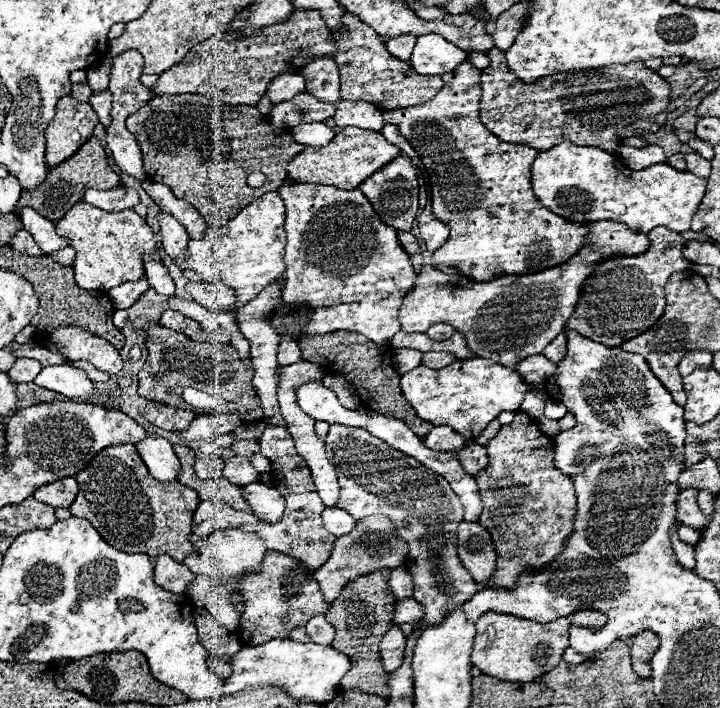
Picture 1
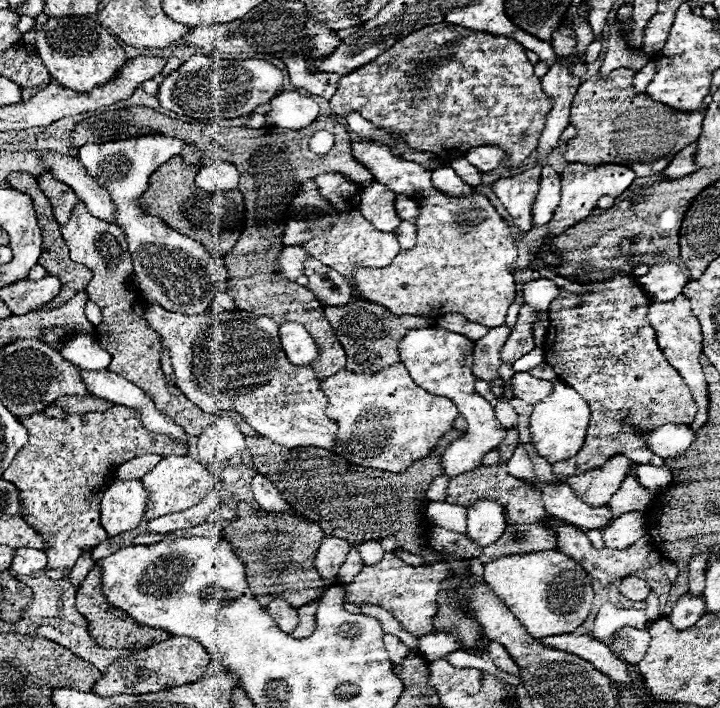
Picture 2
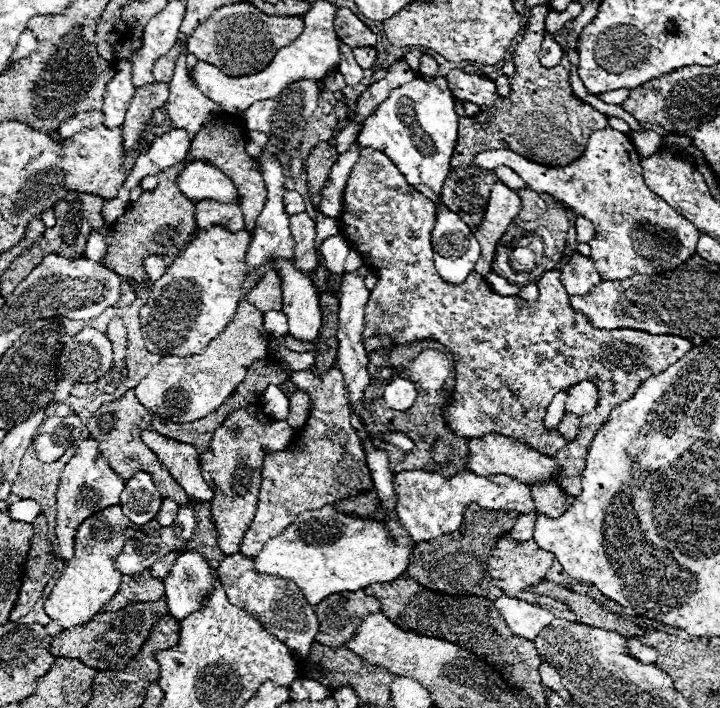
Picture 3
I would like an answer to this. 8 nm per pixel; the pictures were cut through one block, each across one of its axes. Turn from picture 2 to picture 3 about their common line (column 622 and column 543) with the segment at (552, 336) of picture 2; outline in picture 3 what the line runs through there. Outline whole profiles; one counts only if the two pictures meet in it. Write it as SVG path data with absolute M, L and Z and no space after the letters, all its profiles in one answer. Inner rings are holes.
M362 148L360 160L352 168L344 191L344 210L338 216L338 228L352 248L364 258L364 262L378 274L376 288L370 292L366 304L366 328L364 338L370 336L390 336L394 344L412 344L418 340L436 340L446 346L456 362L456 384L452 398L442 408L442 416L448 428L462 438L482 438L486 432L498 432L502 436L514 438L526 446L534 446L544 456L556 454L556 464L560 470L556 484L568 496L578 496L582 490L582 472L586 466L586 454L594 434L602 428L608 414L620 406L624 400L630 400L640 384L666 370L688 354L694 346L686 338L674 334L648 334L642 330L614 328L600 330L586 322L586 318L570 310L570 294L560 284L560 266L568 262L568 256L562 262L546 272L540 278L540 298L530 302L520 296L500 296L478 272L470 272L466 282L460 286L446 284L432 262L432 244L430 234L436 222L436 206L432 200L414 190L398 168L386 158L386 154L374 148ZM580 380L592 380L598 386L598 406L594 416L586 414L580 418L580 434L574 442L568 442L556 432L544 426L544 414L556 392L578 384Z

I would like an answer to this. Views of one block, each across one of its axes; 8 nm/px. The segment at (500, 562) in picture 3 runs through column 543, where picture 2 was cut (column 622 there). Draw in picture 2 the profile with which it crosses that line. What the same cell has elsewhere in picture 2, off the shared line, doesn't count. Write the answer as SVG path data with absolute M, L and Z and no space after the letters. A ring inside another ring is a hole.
M546 516L546 522L548 522L550 526L554 526L556 532L558 532L558 550L564 552L566 556L570 556L576 564L580 564L580 566L582 566L588 574L592 574L592 578L596 578L602 586L610 586L610 584L614 584L616 580L622 580L622 578L626 578L626 576L636 574L638 570L642 570L644 560L646 560L646 554L654 548L650 536L642 536L636 544L632 544L632 546L626 548L626 550L612 550L612 548L596 550L596 548L590 544L590 540L586 538L586 534L578 530L578 526L568 524L568 522L564 522L564 520L558 520L558 518L554 518L554 516Z

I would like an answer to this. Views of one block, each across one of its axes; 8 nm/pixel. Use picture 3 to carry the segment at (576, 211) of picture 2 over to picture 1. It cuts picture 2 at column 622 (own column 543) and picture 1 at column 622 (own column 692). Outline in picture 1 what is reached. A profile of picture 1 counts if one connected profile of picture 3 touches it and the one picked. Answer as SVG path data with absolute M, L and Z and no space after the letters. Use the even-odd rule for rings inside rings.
M608 220L592 222L588 238L592 240L592 246L586 246L568 262L564 262L556 268L542 270L538 274L526 274L526 276L512 274L512 276L502 276L502 278L492 280L492 282L472 282L468 278L460 278L458 282L448 282L448 284L440 284L440 286L436 286L436 284L434 286L416 286L404 296L402 306L400 306L398 318L400 318L402 330L422 334L434 326L436 322L452 322L452 326L456 326L456 330L466 336L466 344L472 352L476 352L476 356L492 358L498 364L504 364L508 368L516 368L516 364L522 358L542 354L542 350L566 328L566 322L568 322L568 318L574 312L574 306L578 302L580 286L600 260L614 258L618 254L620 256L622 254L624 256L638 256L638 254L644 254L648 250L648 244L650 244L648 234L638 234L624 224L608 222Z

